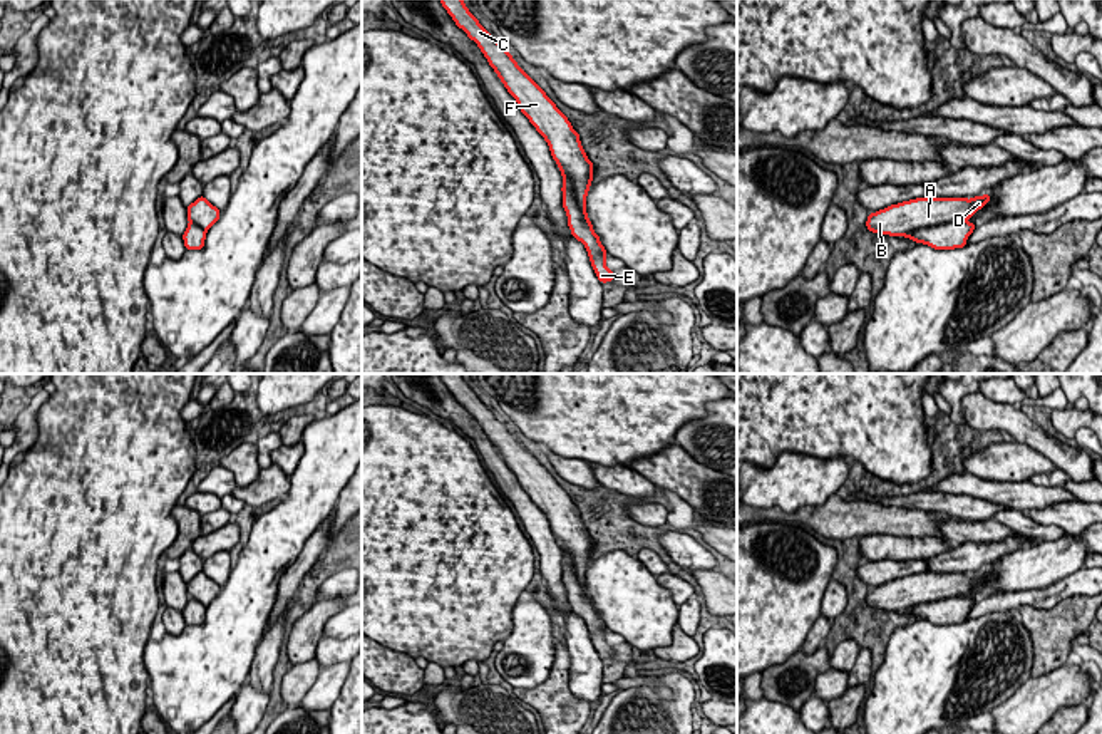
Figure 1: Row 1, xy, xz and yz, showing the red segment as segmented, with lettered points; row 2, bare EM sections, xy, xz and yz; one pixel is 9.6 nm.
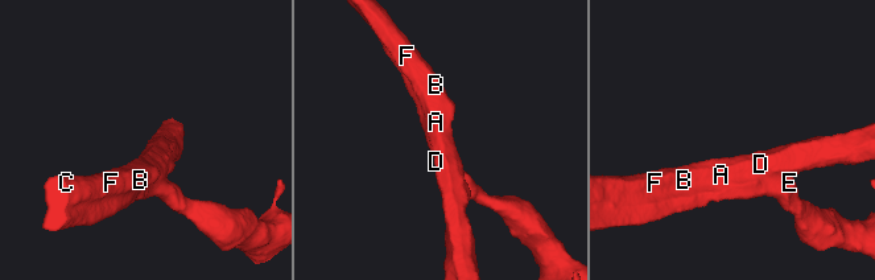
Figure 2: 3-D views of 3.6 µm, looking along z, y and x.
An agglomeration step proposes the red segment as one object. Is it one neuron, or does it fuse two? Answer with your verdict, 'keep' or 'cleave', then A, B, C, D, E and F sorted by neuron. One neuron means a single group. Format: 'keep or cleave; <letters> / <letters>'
keep; A B C D E F

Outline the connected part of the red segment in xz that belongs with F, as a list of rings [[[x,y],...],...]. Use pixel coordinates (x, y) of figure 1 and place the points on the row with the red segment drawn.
[[[440,0],[442,7],[477,44],[521,112],[549,146],[553,159],[563,174],[563,208],[571,235],[586,246],[591,266],[601,283],[613,282],[606,268],[606,250],[595,233],[586,213],[586,194],[593,181],[593,163],[588,159],[579,134],[546,92],[518,65],[512,55],[469,12],[464,0]]]

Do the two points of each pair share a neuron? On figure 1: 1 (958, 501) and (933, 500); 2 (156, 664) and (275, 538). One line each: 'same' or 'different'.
1: same
2: same

